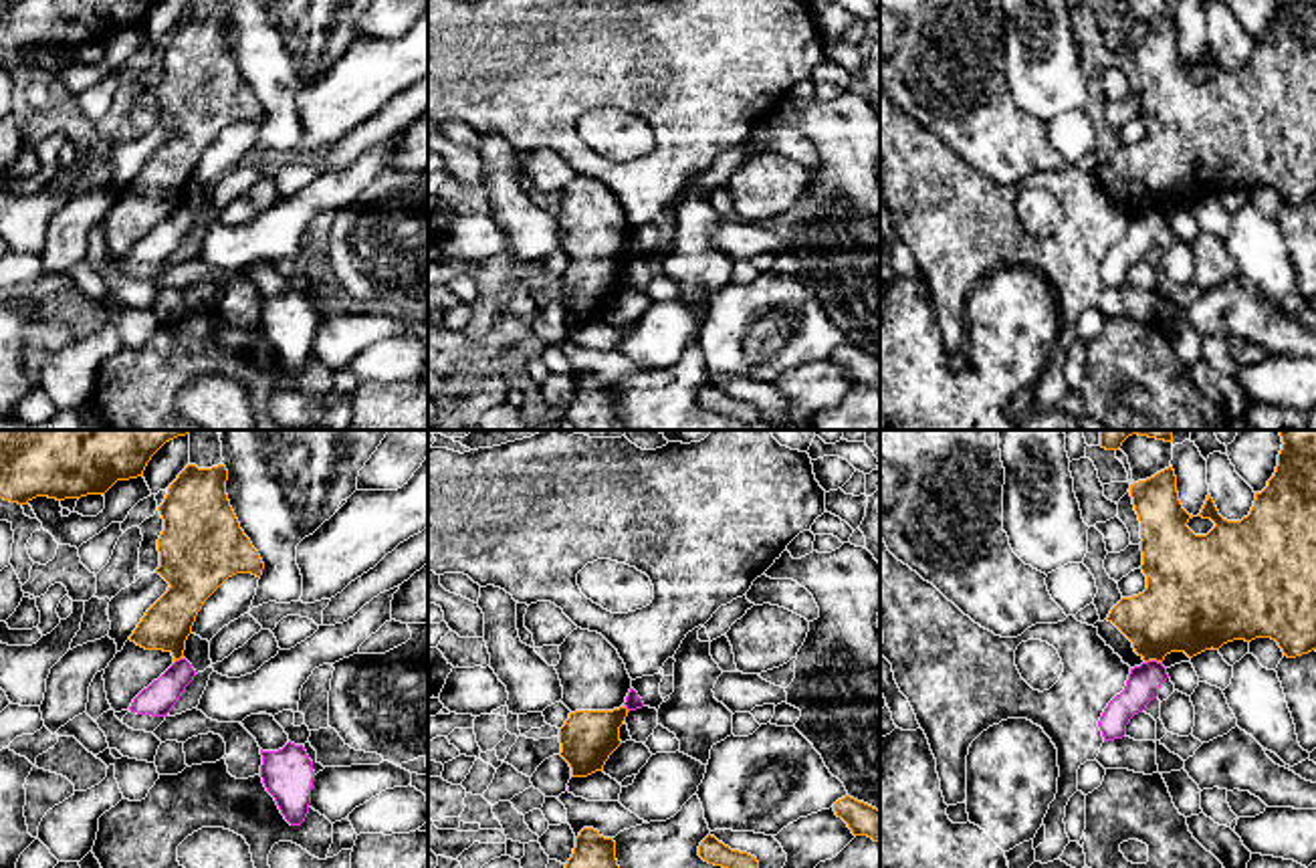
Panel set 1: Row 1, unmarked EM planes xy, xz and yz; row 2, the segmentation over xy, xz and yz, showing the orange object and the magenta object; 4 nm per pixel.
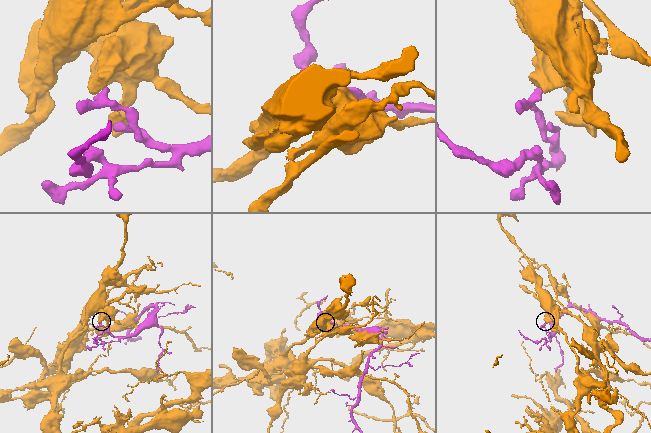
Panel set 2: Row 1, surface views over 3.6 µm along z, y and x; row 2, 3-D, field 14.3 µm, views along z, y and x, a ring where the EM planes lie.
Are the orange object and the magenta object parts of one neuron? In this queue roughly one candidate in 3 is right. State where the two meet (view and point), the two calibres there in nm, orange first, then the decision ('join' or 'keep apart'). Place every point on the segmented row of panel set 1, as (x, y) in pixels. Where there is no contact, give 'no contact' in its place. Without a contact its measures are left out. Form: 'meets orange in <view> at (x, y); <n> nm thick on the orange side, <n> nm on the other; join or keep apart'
meets orange in yz at (1153, 659); 360 nm thick on the orange side, 130 nm on the other; keep apart

